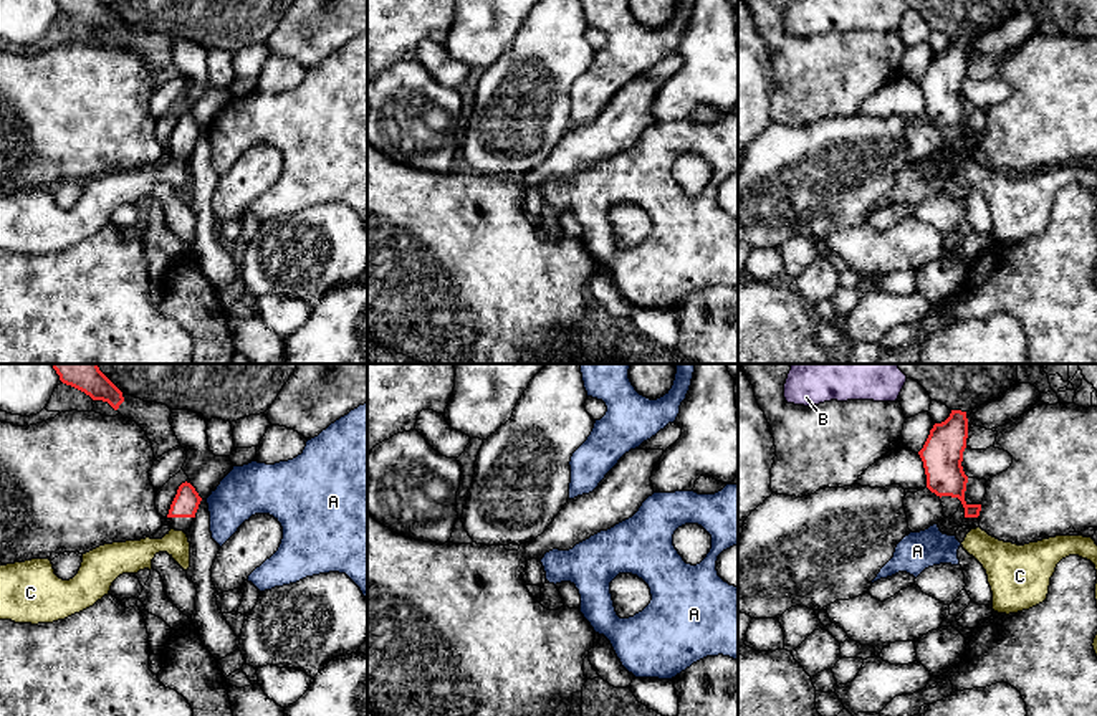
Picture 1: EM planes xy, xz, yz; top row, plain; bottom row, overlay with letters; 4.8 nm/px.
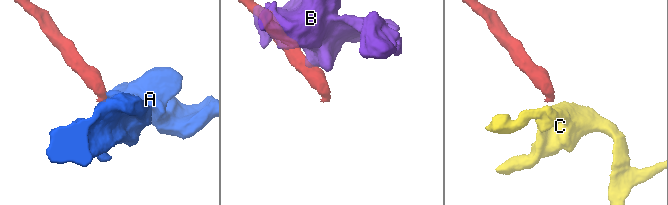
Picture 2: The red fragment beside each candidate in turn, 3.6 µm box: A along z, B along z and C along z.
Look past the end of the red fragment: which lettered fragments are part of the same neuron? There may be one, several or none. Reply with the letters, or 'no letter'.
C

